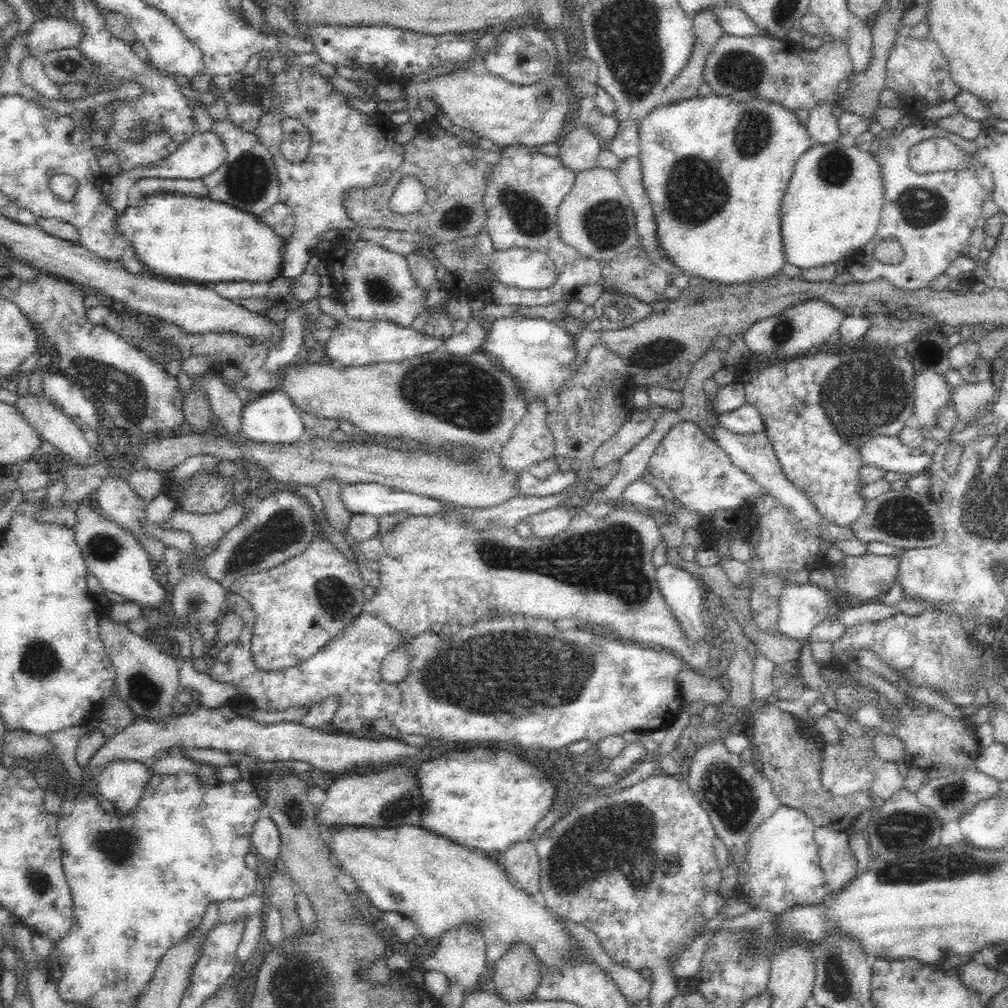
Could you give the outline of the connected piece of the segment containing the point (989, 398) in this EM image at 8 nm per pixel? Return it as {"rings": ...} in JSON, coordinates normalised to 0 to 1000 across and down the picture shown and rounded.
{"rings":[[[982,375],[975,379],[952,381],[943,386],[943,396],[952,417],[962,417],[971,406],[984,399],[989,390],[990,387]]]}

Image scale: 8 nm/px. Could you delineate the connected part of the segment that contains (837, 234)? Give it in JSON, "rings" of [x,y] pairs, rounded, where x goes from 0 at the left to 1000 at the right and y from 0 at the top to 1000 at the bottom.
{"rings":[[[832,137],[831,139],[825,139],[825,141],[819,141],[819,143],[813,143],[813,141],[807,142],[804,147],[790,159],[775,202],[775,229],[780,261],[789,263],[793,266],[798,266],[798,264],[808,266],[808,264],[815,264],[815,262],[823,262],[823,260],[838,259],[847,250],[853,251],[857,242],[867,236],[873,220],[878,187],[872,159],[870,159],[867,154],[863,153],[863,150],[855,151],[851,146],[852,144],[853,143],[837,145]]]}

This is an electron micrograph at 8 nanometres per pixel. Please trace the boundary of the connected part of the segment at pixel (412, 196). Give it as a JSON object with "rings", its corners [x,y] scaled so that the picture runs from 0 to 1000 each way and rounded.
{"rings":[[[402,175],[391,188],[386,198],[389,210],[407,212],[415,208],[422,200],[422,190],[419,182],[409,175]]]}

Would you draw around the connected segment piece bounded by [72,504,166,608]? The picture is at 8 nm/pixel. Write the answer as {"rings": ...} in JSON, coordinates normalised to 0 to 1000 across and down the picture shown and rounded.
{"rings":[[[78,500],[75,509],[76,520],[71,525],[74,527],[75,538],[81,547],[86,567],[91,569],[105,586],[117,588],[125,595],[134,597],[141,602],[159,603],[165,593],[165,583],[155,575],[155,571],[159,570],[158,563],[152,557],[147,556],[147,549],[137,534],[121,525],[117,519],[110,517],[103,510],[99,511],[96,504],[91,505],[87,501]]]}

